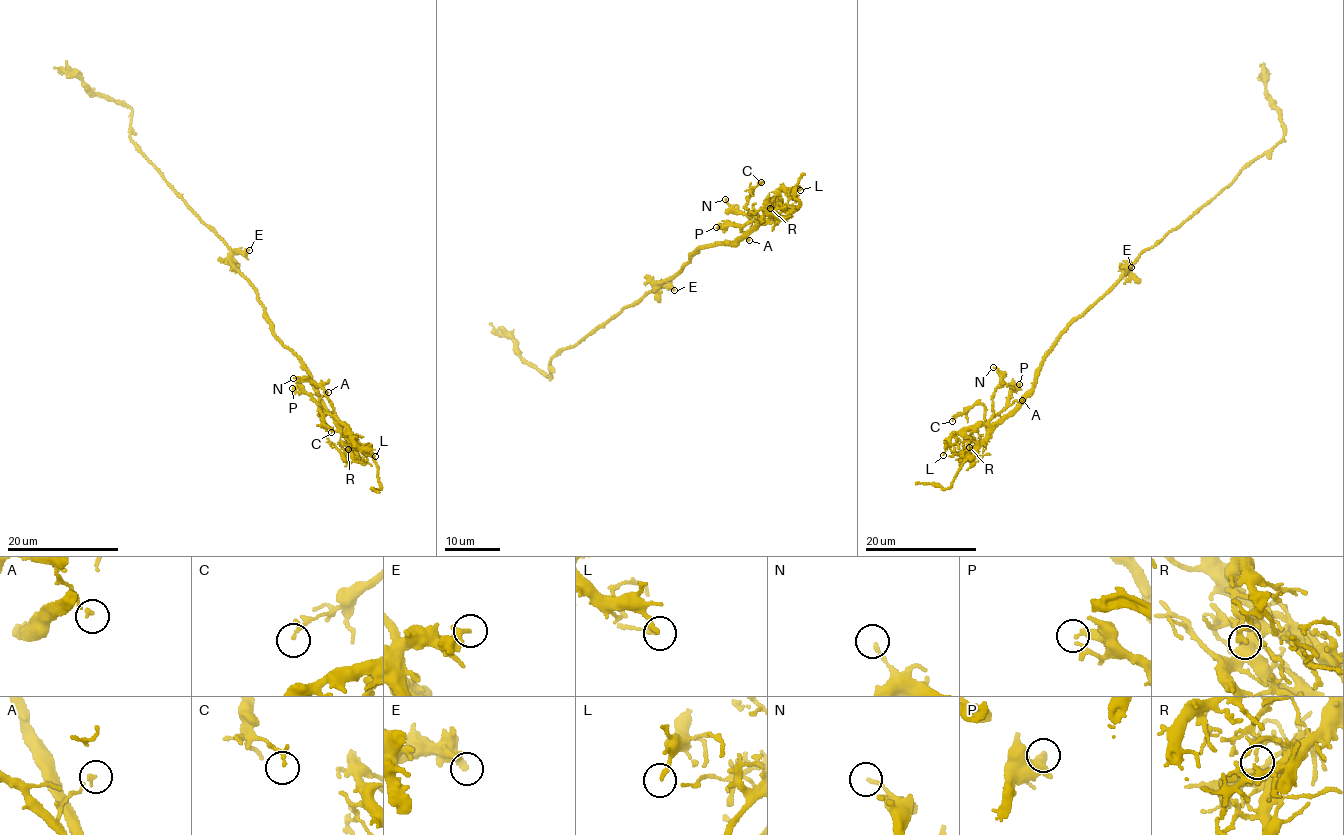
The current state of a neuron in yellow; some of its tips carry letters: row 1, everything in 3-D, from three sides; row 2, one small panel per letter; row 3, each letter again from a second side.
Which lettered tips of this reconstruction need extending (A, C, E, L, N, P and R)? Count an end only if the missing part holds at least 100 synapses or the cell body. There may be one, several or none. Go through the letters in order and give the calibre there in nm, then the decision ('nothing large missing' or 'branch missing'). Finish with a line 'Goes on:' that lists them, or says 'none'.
A: 140 nm thick; nothing large missing
C: 170 nm thick; nothing large missing
E: 340 nm thick; nothing large missing
L: 190 nm thick; nothing large missing
N: 150 nm thick; nothing large missing
P: 280 nm thick; nothing large missing
R: 90 nm thick; nothing large missing
Goes on: none

